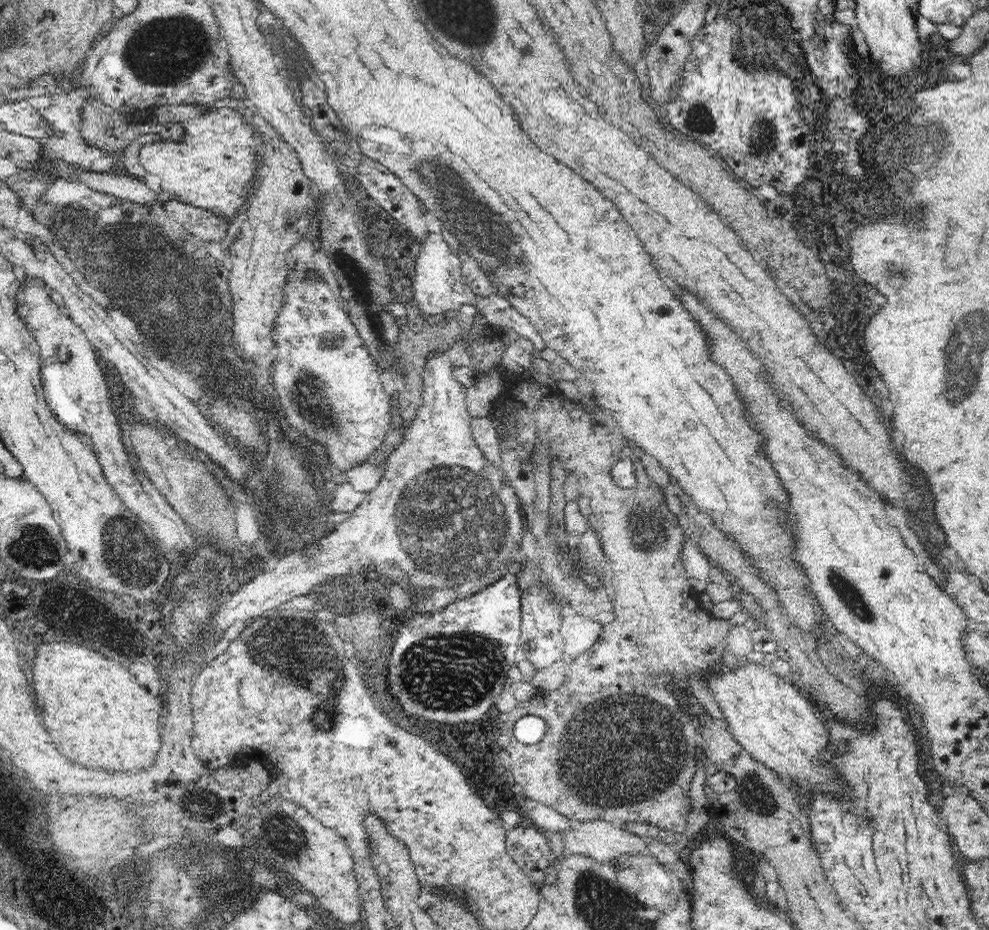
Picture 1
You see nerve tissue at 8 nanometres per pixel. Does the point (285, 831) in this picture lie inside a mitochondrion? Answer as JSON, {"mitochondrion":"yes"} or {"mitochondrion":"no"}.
{"mitochondrion":"yes"}

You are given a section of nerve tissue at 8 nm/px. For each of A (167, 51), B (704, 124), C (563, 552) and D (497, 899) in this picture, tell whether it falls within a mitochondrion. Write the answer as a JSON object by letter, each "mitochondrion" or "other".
{"A":"mitochondrion","B":"mitochondrion","C":"other","D":"other"}

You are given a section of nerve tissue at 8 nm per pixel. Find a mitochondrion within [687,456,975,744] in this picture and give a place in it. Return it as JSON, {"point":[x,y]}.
{"point":[842,585]}

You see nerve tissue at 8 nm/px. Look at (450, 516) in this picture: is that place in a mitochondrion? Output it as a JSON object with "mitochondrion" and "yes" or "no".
{"mitochondrion":"yes"}

